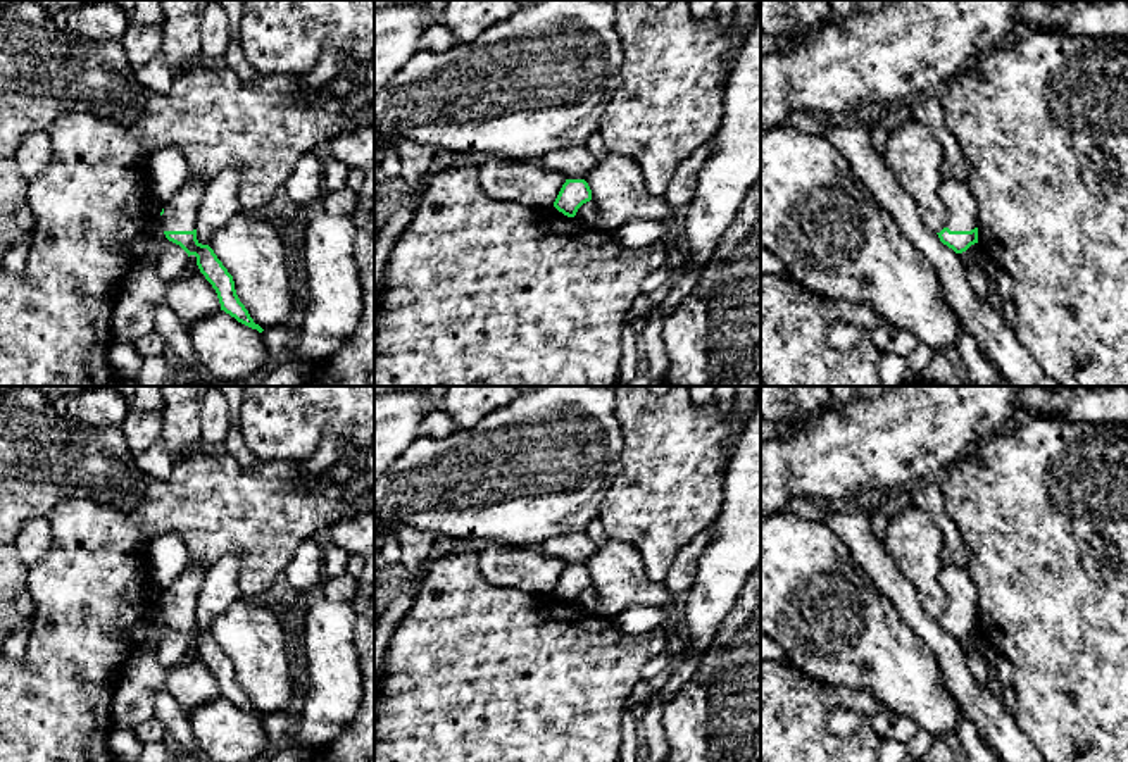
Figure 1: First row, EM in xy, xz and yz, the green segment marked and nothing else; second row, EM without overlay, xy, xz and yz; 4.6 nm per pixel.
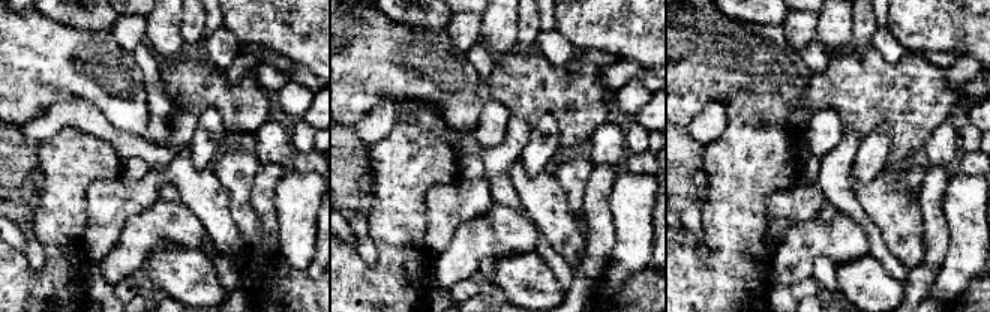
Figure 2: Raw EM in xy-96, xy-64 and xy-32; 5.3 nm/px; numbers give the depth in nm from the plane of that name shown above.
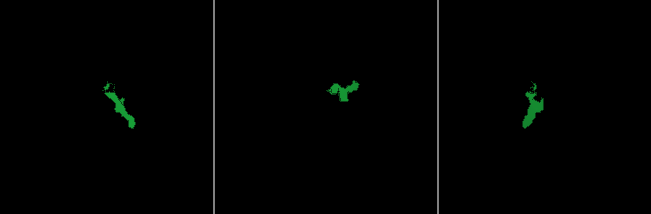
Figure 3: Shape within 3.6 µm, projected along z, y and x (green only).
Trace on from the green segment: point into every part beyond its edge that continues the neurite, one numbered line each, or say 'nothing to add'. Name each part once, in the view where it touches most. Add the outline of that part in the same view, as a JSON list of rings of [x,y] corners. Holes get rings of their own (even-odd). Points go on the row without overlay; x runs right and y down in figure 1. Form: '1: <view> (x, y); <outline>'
1: yz (963, 599); [[[956,564],[943,565],[940,583],[949,595],[945,614],[950,617],[971,617],[978,614],[978,591],[968,569]]]

